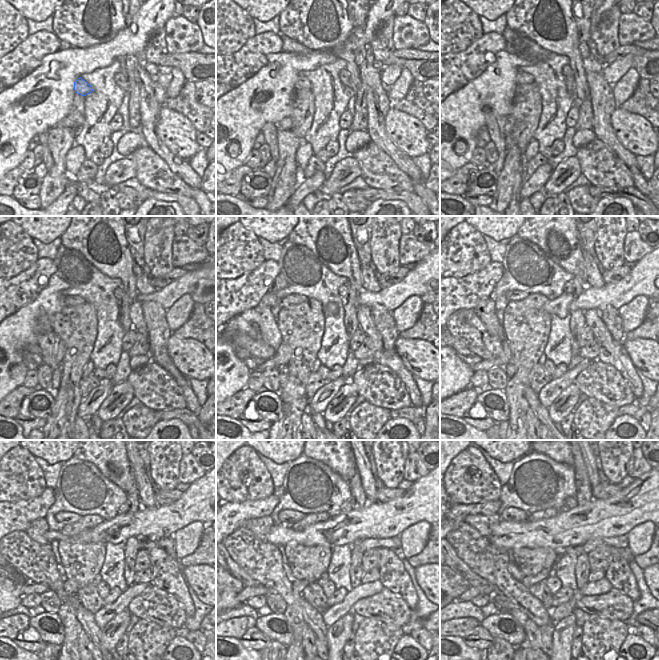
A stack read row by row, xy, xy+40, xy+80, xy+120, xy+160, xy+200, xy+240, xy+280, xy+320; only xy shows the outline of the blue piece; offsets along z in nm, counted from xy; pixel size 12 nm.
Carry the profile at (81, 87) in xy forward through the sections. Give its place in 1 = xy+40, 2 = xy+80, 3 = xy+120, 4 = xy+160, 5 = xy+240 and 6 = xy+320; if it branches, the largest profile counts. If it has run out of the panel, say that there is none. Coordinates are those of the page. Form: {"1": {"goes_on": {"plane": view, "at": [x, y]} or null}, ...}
{"1": {"goes_on": {"plane": "xy+40", "at": [302, 82]}}, "2": {"goes_on": {"plane": "xy+80", "at": [522, 77]}}, "3": {"goes_on": {"plane": "xy+120", "at": [70, 301]}}, "4": {"goes_on": {"plane": "xy+160", "at": [293, 299]}}, "5": {"goes_on": {"plane": "xy+240", "at": [64, 518]}}, "6": {"goes_on": {"plane": "xy+320", "at": [514, 515]}}}

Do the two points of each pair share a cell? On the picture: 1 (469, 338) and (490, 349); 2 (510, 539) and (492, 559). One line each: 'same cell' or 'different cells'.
1: same cell
2: different cells

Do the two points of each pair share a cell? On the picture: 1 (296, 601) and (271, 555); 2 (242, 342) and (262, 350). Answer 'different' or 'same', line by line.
1: same
2: same

